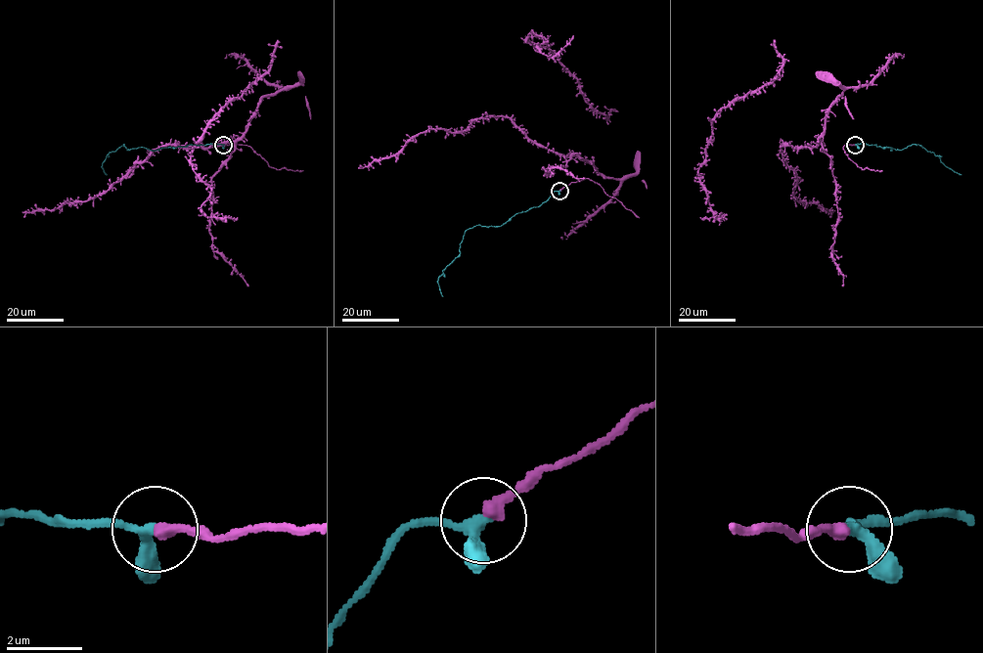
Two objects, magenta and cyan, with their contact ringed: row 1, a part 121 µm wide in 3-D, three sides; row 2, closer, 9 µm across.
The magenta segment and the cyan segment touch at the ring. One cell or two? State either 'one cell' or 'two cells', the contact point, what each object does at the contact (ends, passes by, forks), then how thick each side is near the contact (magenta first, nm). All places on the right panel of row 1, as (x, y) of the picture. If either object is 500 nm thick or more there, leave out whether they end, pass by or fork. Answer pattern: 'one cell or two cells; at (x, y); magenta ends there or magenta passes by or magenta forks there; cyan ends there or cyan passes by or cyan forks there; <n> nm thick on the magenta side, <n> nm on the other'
one cell; at (855, 145); magenta ends there; cyan passes by; 320 nm thick on the magenta side, 240 nm on the other

